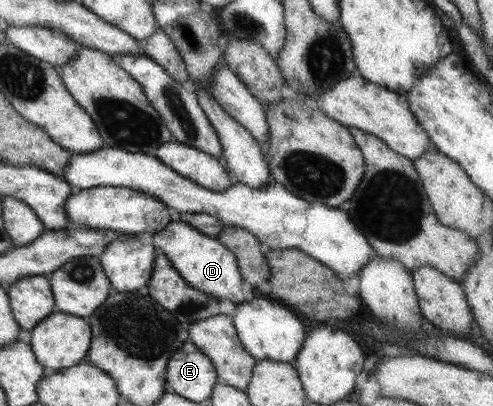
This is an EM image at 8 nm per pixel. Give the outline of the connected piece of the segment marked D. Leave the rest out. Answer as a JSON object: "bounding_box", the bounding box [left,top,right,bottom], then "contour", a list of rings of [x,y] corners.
{"bounding_box":[151,221,246,305],"contour":[[[171,221],[163,230],[152,235],[151,239],[156,248],[171,259],[172,265],[183,275],[185,282],[195,290],[219,300],[231,300],[237,305],[246,300],[238,259],[219,238],[210,237],[187,222]]]}

